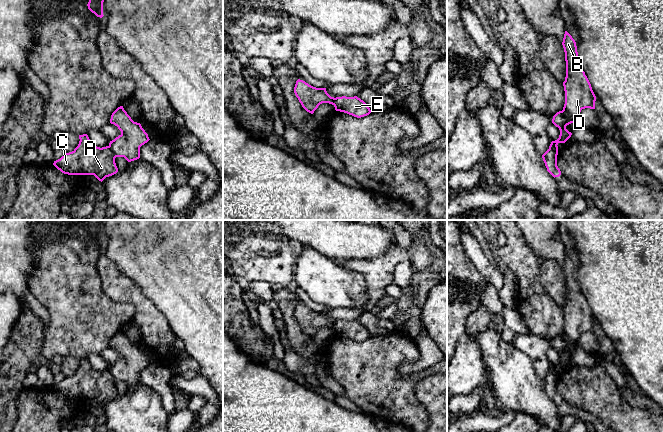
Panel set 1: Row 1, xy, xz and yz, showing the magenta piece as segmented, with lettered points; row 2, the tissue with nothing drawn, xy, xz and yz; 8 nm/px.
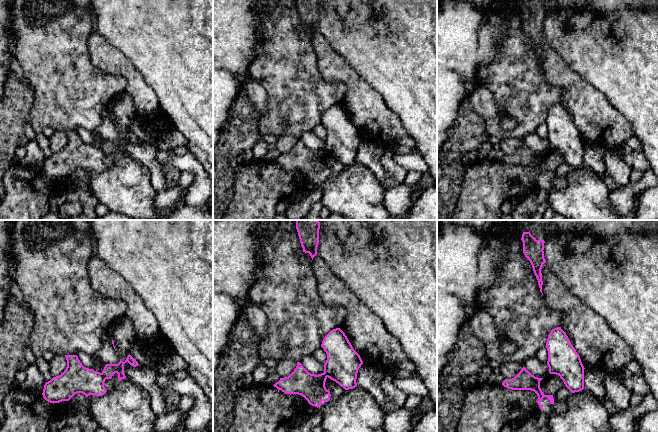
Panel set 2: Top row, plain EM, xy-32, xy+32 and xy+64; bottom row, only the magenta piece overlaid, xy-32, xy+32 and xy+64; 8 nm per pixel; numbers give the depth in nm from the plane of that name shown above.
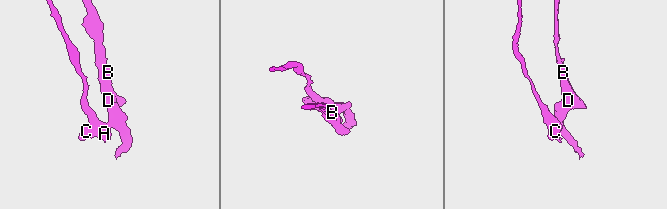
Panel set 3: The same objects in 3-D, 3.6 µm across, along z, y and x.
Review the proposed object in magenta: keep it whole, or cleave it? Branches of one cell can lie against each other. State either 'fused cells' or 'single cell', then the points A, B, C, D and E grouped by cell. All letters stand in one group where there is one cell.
fused cells | A C / B D E

